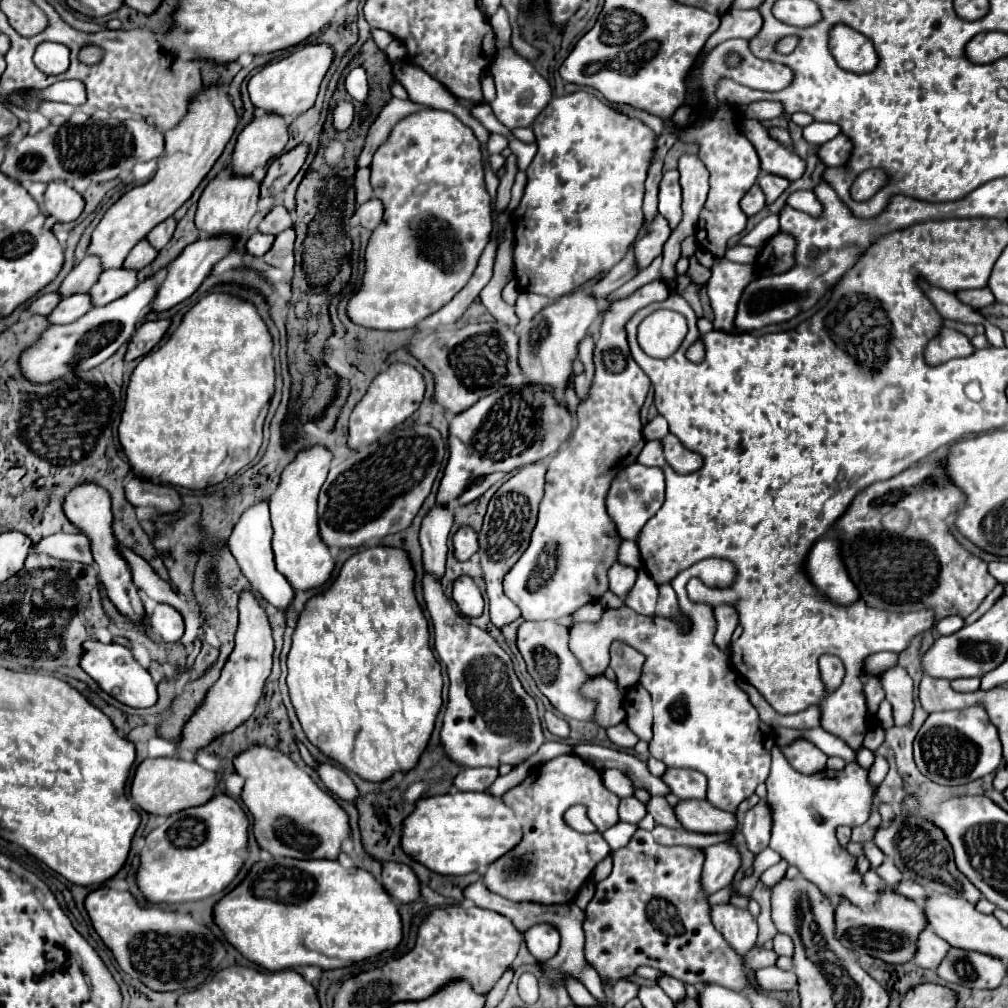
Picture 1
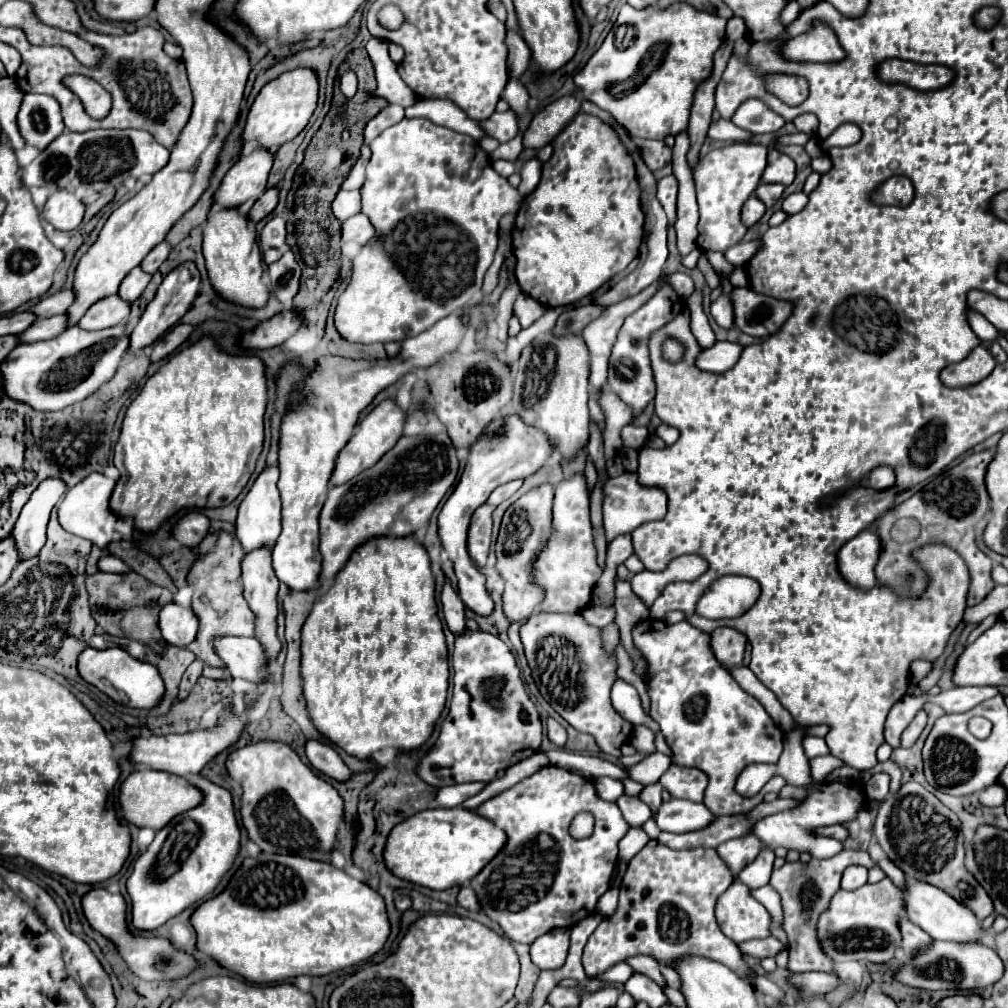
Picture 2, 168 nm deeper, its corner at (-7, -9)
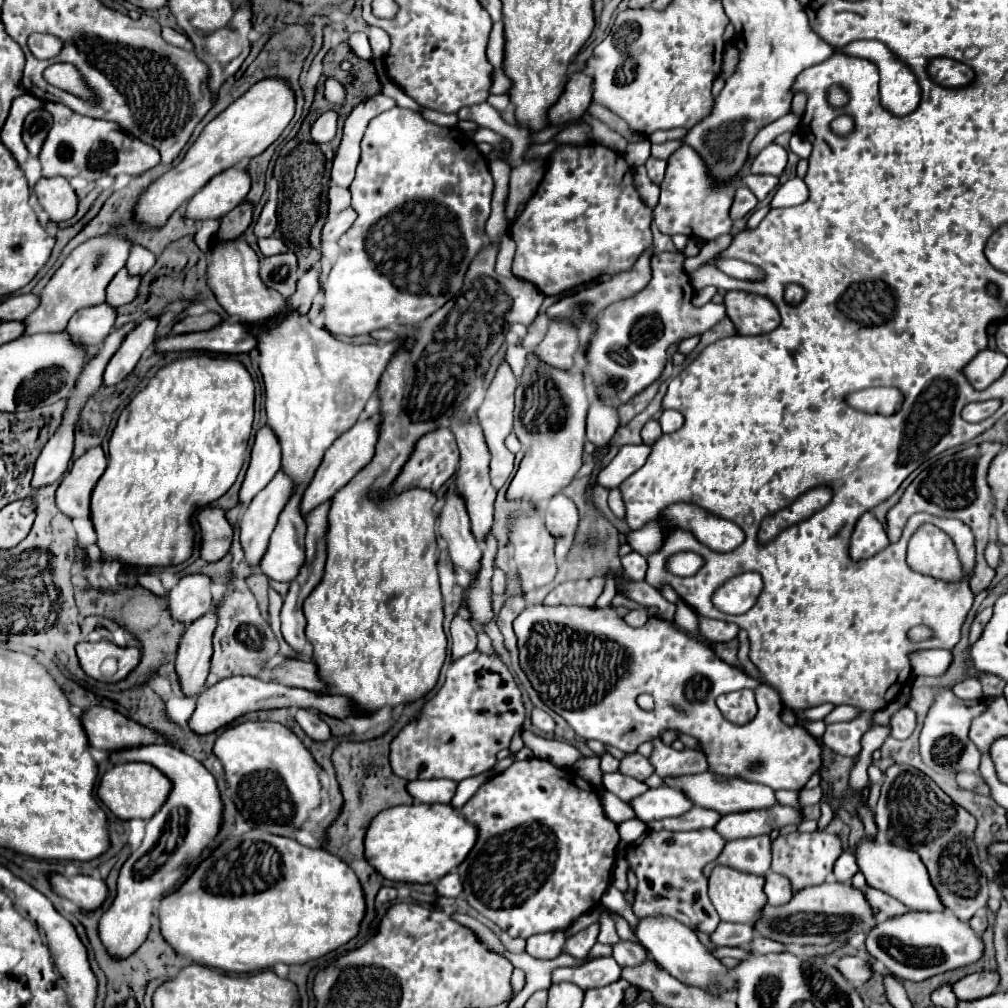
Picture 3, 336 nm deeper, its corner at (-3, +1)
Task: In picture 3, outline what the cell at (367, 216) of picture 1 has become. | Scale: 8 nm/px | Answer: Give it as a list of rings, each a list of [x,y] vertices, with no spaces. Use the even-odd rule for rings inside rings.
[[[348,207],[348,209],[340,211],[338,215],[330,217],[328,223],[322,229],[322,241],[338,241],[352,227],[356,217],[358,215],[356,215],[356,211],[352,207]]]

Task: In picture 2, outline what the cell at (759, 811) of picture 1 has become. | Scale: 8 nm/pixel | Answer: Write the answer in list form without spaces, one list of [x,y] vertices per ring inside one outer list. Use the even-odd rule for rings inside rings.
[[[762,851],[756,861],[748,863],[738,875],[736,881],[748,885],[750,889],[758,889],[768,885],[770,875],[772,875],[772,865],[774,865],[774,853],[772,851]]]

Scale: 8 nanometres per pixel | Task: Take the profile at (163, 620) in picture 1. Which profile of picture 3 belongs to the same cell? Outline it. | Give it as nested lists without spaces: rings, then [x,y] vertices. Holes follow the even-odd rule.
[[[186,575],[178,581],[178,585],[168,593],[168,609],[174,621],[184,625],[194,623],[210,611],[212,595],[210,595],[212,581],[206,575]]]

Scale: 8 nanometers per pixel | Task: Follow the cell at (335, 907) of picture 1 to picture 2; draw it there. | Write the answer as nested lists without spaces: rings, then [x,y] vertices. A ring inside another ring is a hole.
[[[260,853],[256,859],[246,857],[228,885],[194,909],[190,923],[196,931],[198,951],[252,983],[278,983],[298,975],[320,977],[340,971],[370,959],[390,935],[384,899],[366,883],[330,863],[274,853]]]

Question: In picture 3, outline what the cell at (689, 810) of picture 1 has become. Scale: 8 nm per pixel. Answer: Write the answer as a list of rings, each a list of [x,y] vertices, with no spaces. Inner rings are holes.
[[[662,785],[658,789],[648,789],[644,795],[636,797],[630,805],[640,821],[650,823],[666,817],[684,815],[686,811],[690,811],[694,803],[680,789]]]

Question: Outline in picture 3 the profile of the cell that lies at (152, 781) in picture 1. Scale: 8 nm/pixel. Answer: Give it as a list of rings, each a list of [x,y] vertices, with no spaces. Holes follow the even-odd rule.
[[[128,761],[122,765],[118,763],[104,773],[100,787],[98,787],[98,797],[120,819],[144,819],[144,821],[148,821],[166,803],[170,791],[172,791],[170,779],[166,779],[166,775],[162,771],[158,771],[154,765]]]

